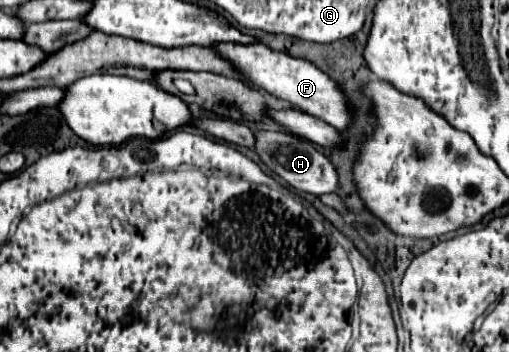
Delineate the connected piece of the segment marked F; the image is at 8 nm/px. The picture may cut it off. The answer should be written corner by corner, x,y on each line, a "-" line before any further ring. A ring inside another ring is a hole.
217,43
211,47
219,55
223,55
225,61
233,65
233,69
245,79
247,85
251,85
257,91
269,93
277,99
283,99
289,103
289,107
301,109
313,117
319,117
321,121
345,129
349,123
349,113
347,113
347,103
345,95
341,89
333,83
329,75
323,75
313,63
307,63
305,59
295,59
289,55
283,55
279,51
271,51
269,47
261,43
251,43
251,45
241,45
241,43

